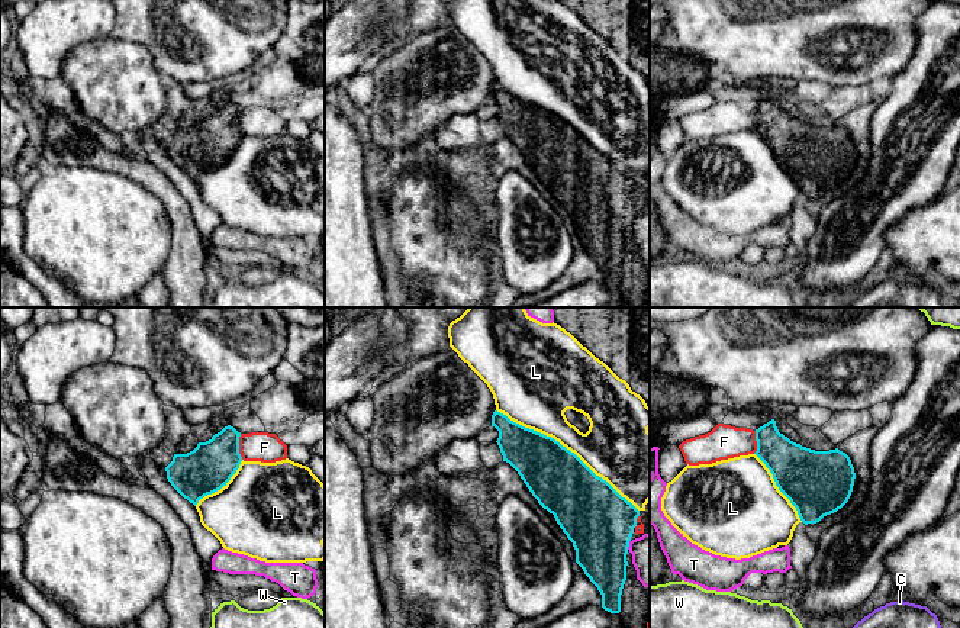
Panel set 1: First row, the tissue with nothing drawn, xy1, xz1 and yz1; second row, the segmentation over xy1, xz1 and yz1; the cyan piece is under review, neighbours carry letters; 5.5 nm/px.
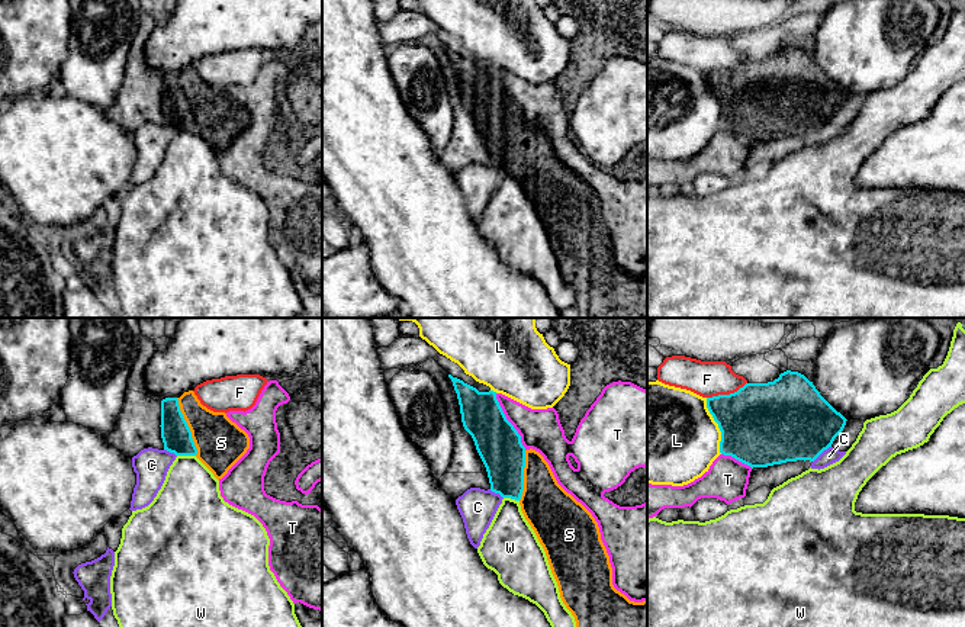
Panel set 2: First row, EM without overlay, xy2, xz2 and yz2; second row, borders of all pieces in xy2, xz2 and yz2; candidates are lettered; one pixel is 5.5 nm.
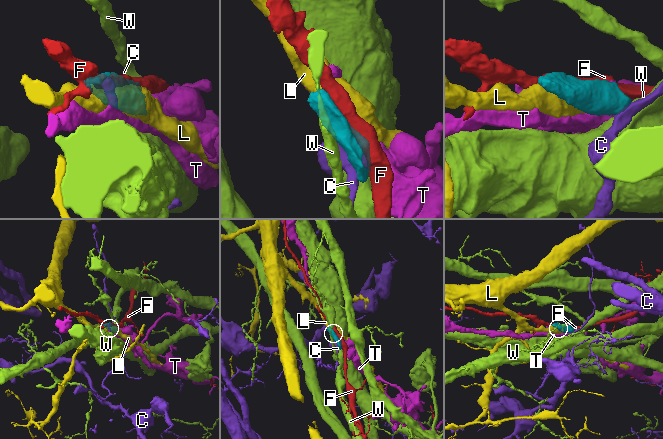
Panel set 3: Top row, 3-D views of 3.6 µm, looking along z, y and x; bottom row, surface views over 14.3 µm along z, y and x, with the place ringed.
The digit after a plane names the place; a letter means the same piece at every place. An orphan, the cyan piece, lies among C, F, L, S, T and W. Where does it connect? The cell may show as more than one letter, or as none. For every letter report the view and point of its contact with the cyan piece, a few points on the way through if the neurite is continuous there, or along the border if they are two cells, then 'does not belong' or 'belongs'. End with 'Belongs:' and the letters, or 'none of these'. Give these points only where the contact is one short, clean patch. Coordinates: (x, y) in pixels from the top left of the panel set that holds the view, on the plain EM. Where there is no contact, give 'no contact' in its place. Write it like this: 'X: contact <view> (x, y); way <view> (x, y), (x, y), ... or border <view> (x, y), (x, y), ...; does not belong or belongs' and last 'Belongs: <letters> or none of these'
C: contact yz2 (822, 126); border yz2 (830, 121), (813, 137); does not belong
F: contact yz2 (726, 70); does not belong
L: contact xz1 (566, 124); does not belong
S: contact xy2 (187, 102); belongs
T: contact xz2 (508, 96); does not belong
W: contact xy2 (186, 129); border xy2 (177, 129), (195, 131); does not belong
Belongs: S

